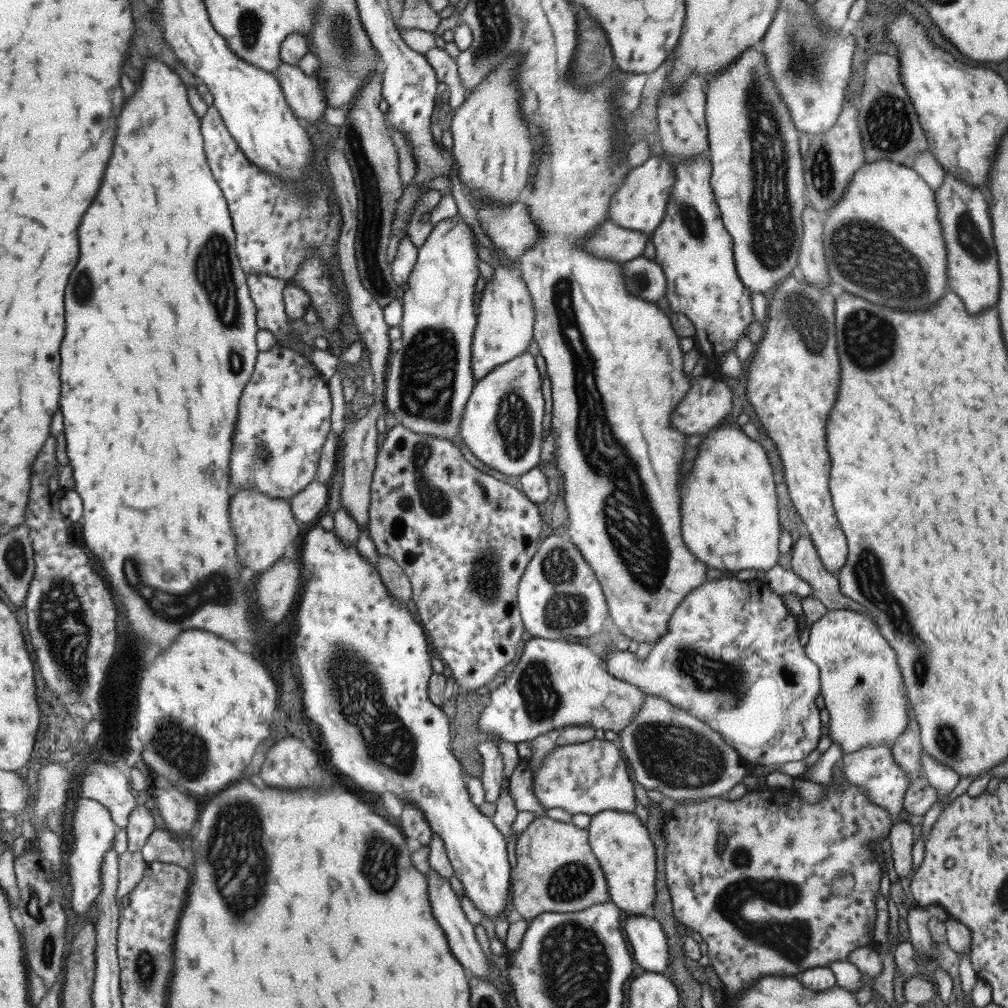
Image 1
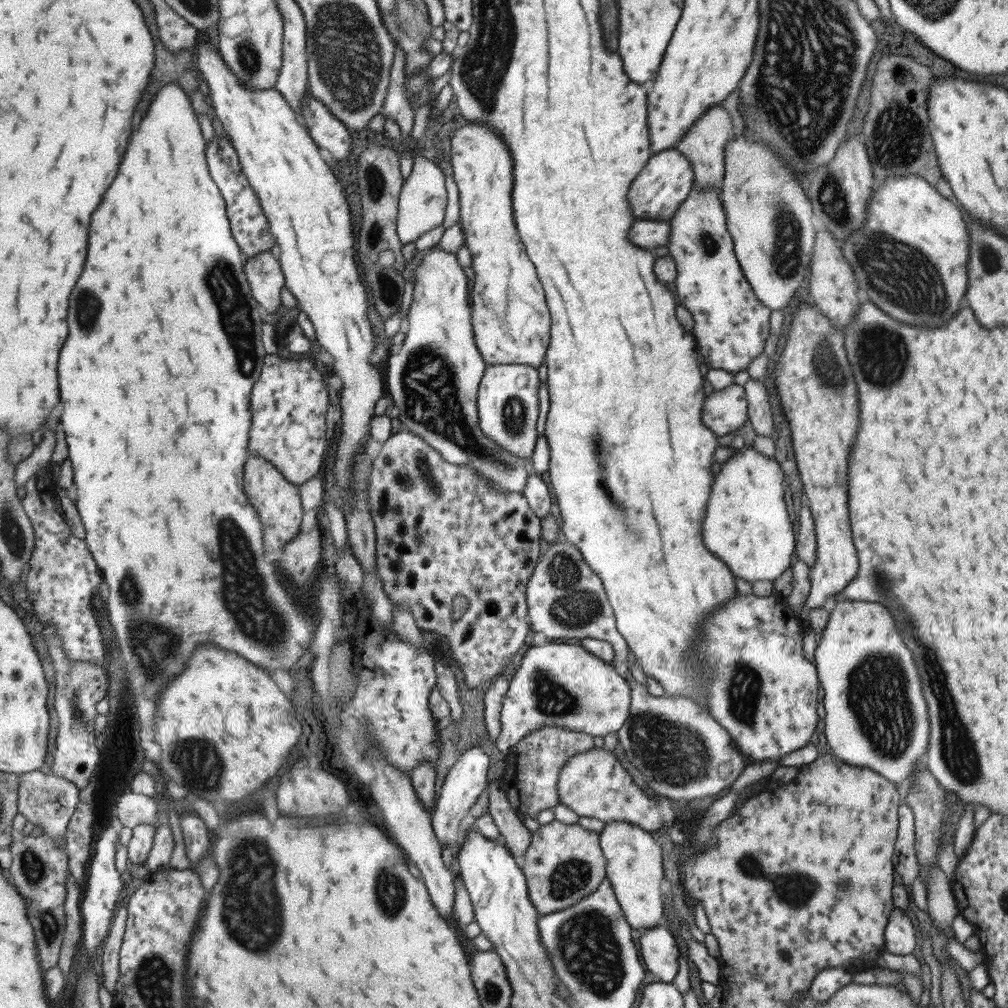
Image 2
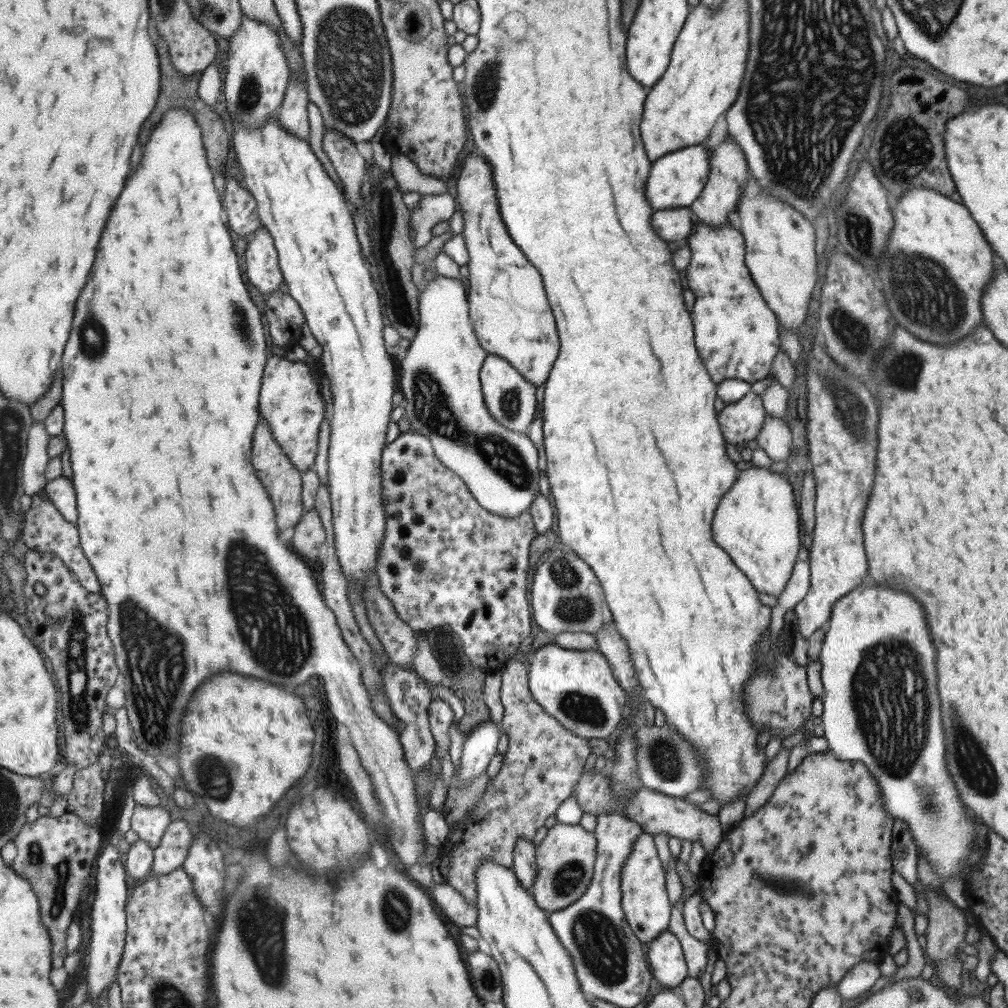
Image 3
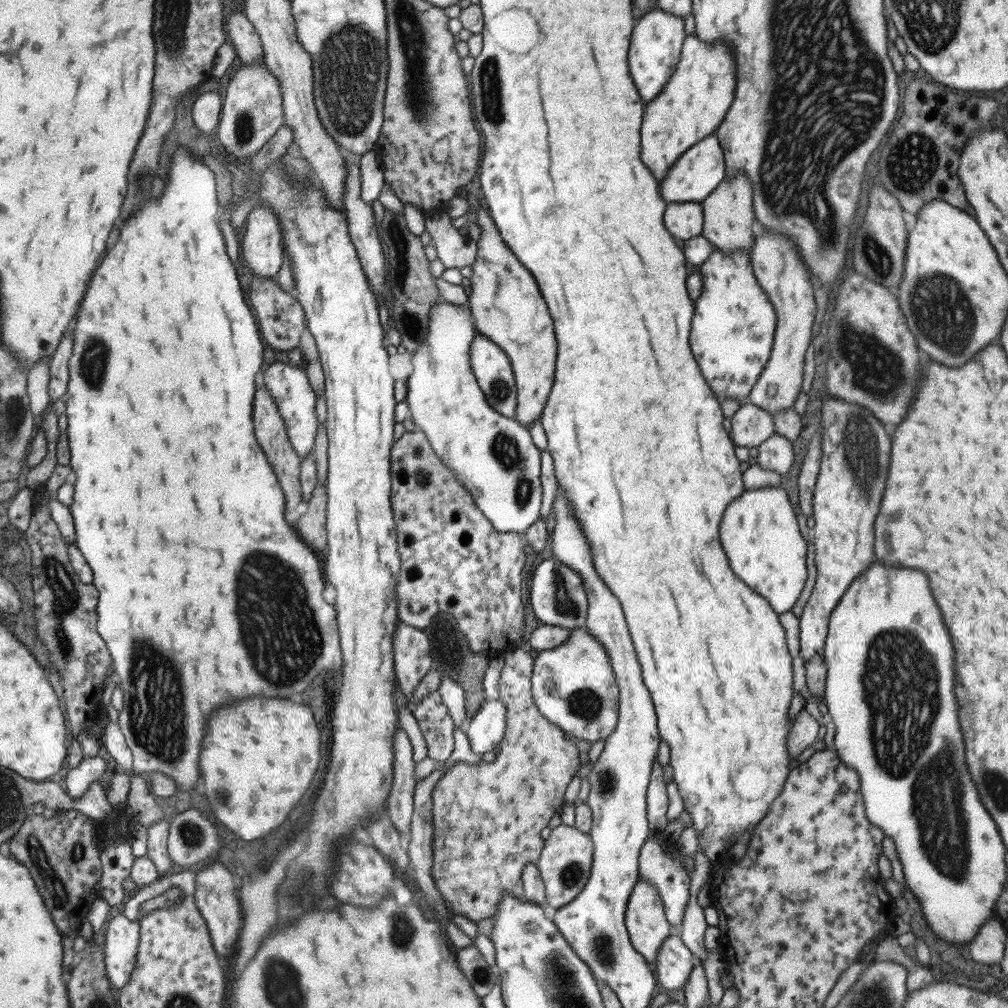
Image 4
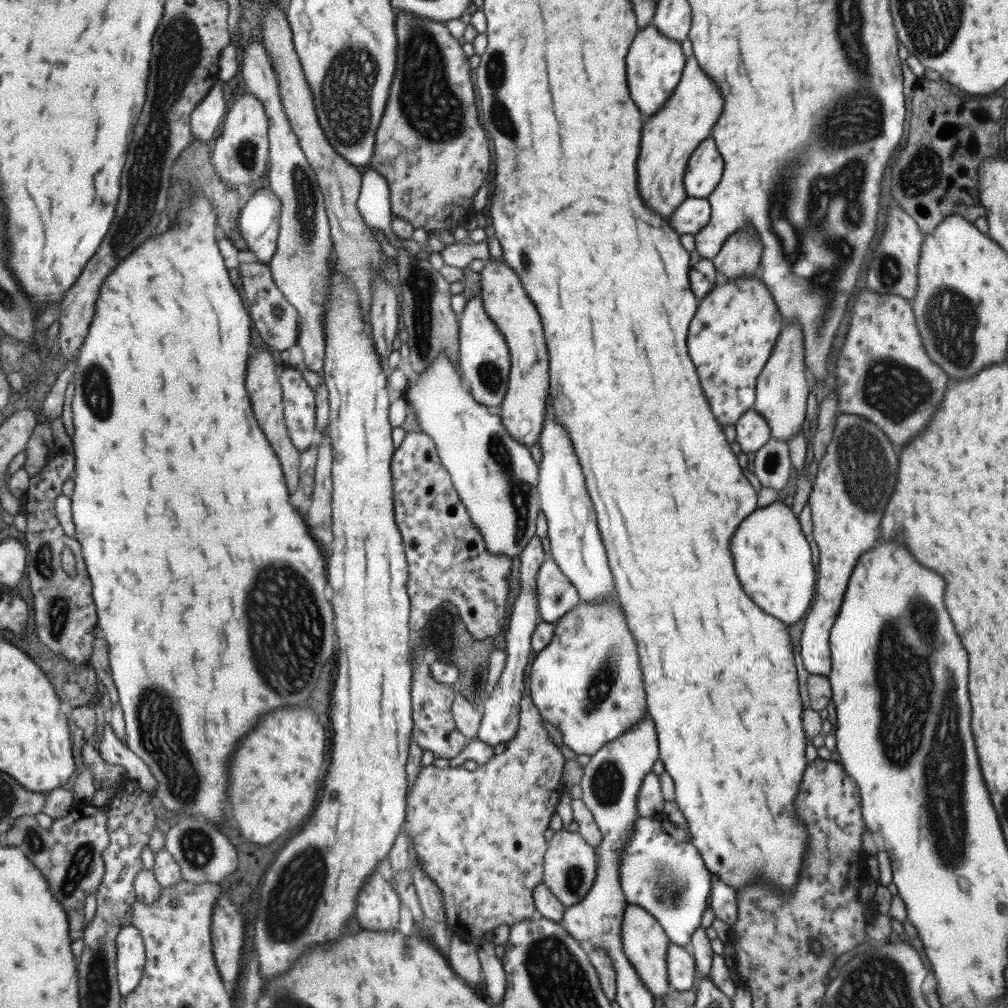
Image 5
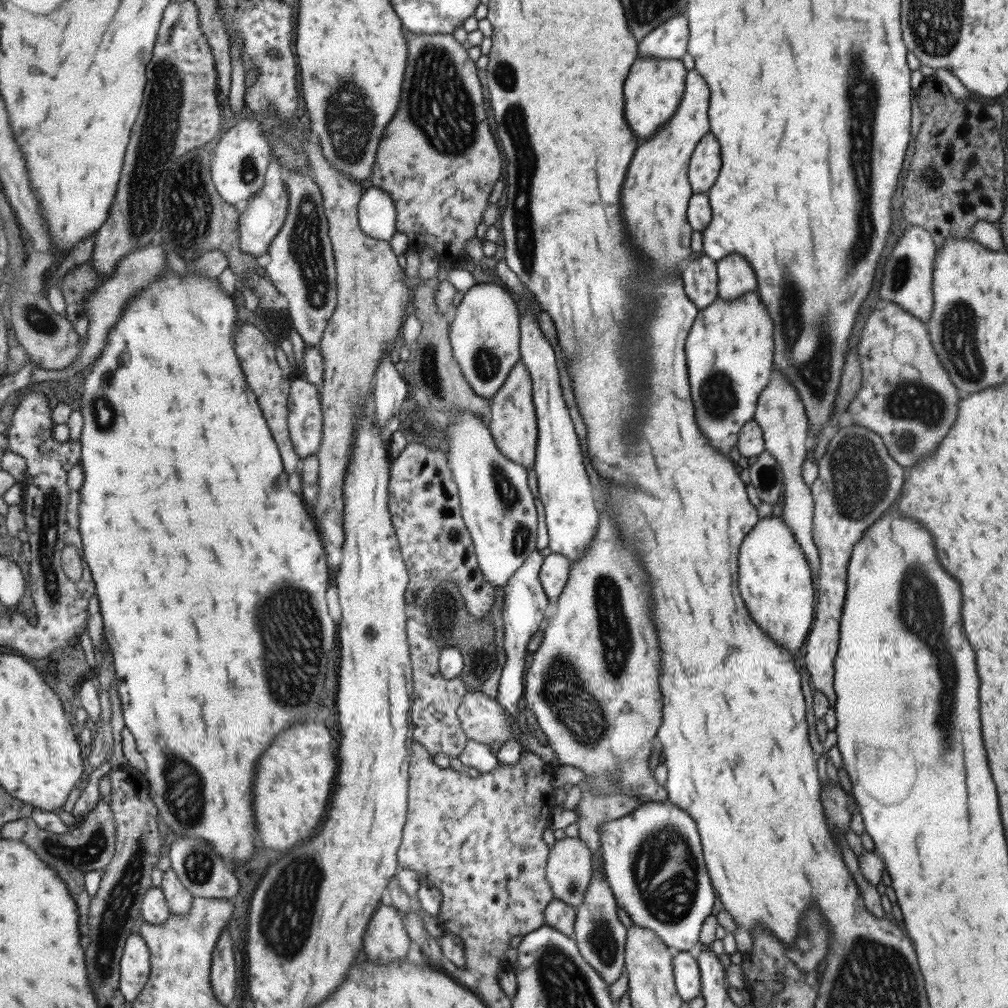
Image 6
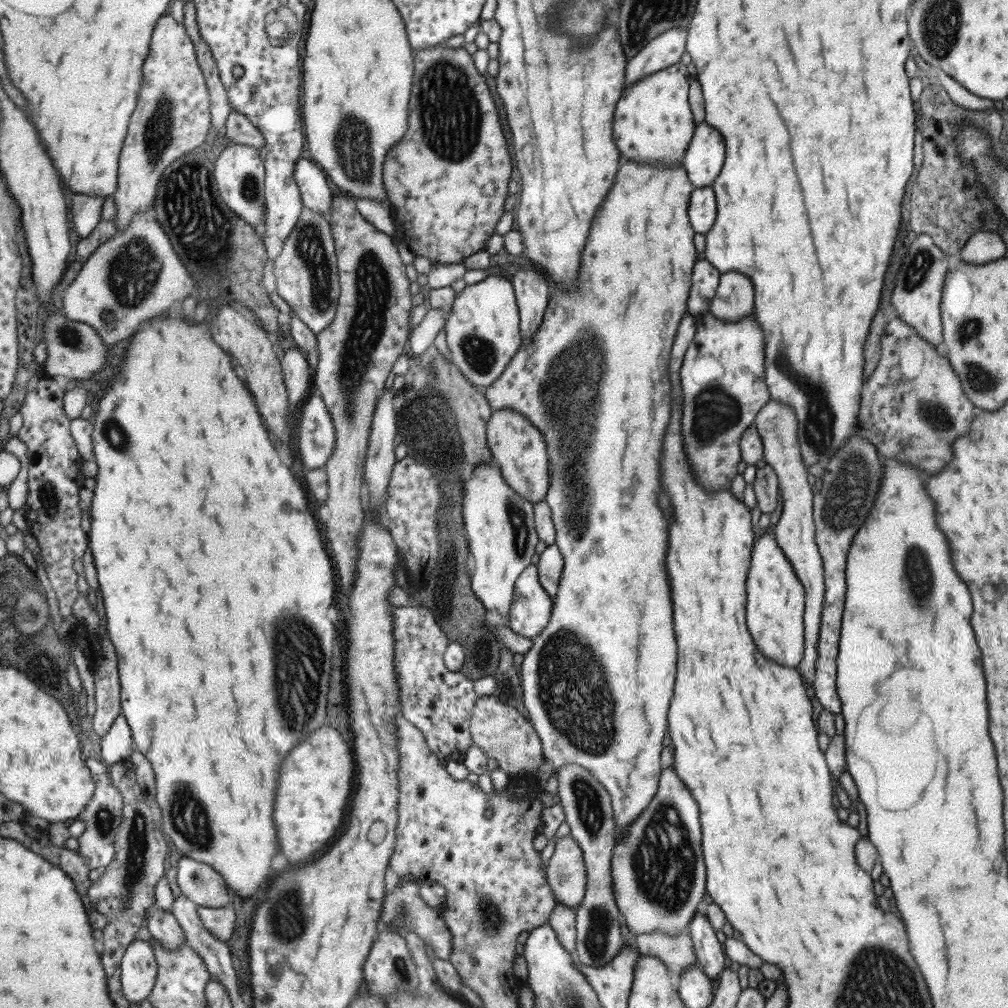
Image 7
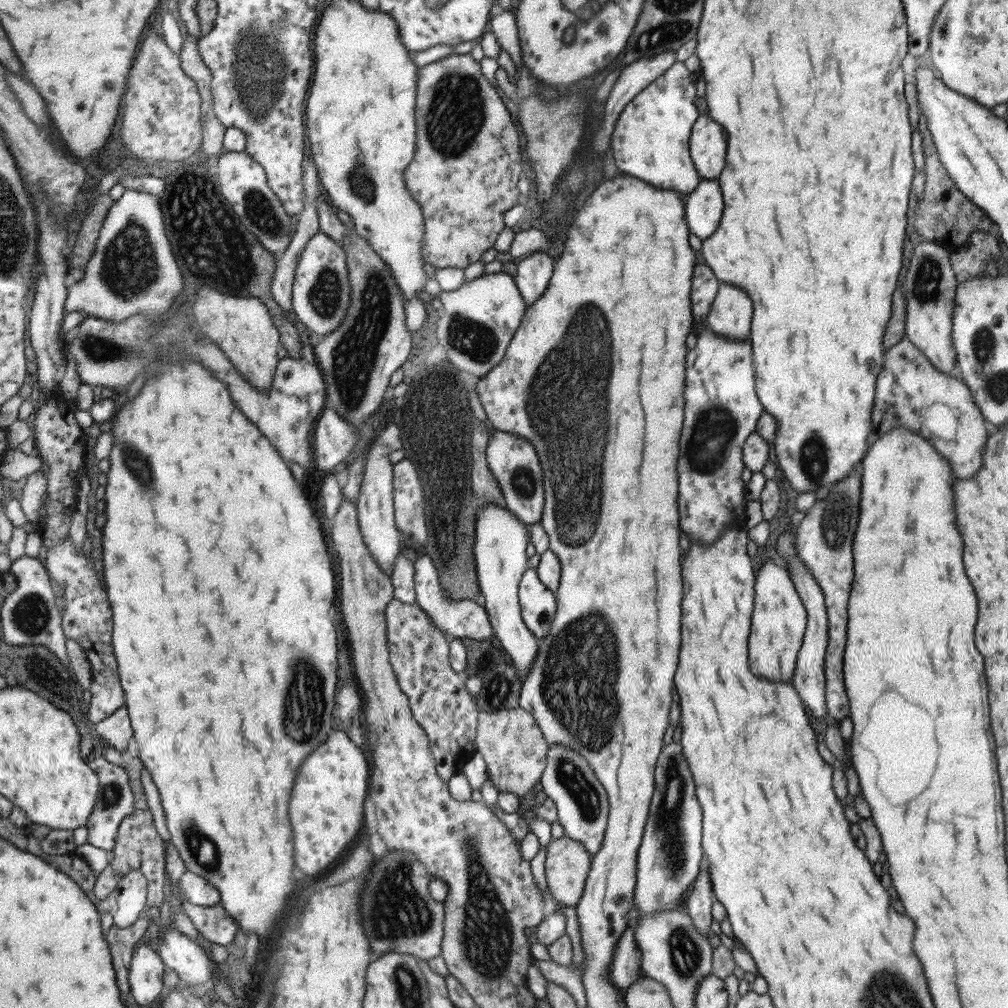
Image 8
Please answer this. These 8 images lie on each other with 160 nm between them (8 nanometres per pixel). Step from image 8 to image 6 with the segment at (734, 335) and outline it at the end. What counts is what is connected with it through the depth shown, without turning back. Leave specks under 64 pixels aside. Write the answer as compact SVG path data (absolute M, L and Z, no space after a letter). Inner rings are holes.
M731 253L716 262L716 287L719 300L735 300L747 292L756 292L756 276L740 254Z

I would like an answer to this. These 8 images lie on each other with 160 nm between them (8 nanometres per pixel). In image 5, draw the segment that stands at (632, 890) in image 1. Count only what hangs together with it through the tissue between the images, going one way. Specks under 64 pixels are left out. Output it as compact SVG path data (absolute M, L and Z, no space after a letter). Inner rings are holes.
M626 905L621 921L621 944L627 960L630 960L652 997L659 998L663 1002L665 995L671 990L666 977L665 953L669 943L667 935L653 916L635 905Z

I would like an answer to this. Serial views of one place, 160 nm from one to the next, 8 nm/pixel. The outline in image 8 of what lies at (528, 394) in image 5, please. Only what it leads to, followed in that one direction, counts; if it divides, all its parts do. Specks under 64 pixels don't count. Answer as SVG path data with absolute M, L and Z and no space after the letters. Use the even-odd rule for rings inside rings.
M495 429L487 448L488 463L504 492L507 506L525 523L542 522L546 507L546 488L542 460L535 445L521 436Z

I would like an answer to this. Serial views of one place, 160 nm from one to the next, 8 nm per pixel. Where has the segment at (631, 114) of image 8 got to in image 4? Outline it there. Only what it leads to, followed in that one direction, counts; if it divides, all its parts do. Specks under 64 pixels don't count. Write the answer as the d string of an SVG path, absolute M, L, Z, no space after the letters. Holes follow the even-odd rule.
M657 6L634 22L626 63L628 76L631 77L643 103L648 103L655 95L658 95L662 86L667 82L668 76L671 76L679 58L683 39L683 19L676 14L662 11Z

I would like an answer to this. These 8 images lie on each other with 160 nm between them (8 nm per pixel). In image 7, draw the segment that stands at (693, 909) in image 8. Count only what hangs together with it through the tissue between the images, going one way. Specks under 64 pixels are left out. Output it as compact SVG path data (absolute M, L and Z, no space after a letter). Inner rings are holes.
M702 907L695 912L695 917L691 919L686 928L692 940L697 965L713 981L727 966L726 956L721 949L722 944L715 937L713 927L703 914Z

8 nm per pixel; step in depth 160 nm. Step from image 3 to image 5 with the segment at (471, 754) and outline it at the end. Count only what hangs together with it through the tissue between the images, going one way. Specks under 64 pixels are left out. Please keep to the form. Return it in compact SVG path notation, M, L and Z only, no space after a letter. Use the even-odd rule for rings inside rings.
M535 535L527 548L521 554L521 591L516 598L511 617L511 626L506 632L506 648L507 664L501 681L495 687L495 690L488 696L484 703L484 712L482 726L478 732L478 739L497 746L501 742L508 743L515 738L519 730L521 718L521 702L523 702L523 688L525 688L525 670L529 666L529 658L531 658L532 636L538 630L537 614L539 614L537 579L540 568L545 563L545 550L543 550L543 542L541 538Z

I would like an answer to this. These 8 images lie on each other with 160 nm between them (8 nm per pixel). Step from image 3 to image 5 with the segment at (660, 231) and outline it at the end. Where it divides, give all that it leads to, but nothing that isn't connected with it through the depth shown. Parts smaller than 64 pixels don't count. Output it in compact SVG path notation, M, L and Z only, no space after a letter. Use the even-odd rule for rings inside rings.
M686 198L671 213L671 229L679 236L695 235L710 220L710 204L706 199Z

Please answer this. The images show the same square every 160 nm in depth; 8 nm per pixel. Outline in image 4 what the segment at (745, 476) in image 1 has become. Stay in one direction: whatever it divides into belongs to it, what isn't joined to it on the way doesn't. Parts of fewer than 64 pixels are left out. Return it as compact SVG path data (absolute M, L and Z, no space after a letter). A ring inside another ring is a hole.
M762 486L744 490L727 504L718 524L720 545L730 569L739 580L767 600L777 614L791 610L807 576L806 542L795 519L796 509L780 486Z

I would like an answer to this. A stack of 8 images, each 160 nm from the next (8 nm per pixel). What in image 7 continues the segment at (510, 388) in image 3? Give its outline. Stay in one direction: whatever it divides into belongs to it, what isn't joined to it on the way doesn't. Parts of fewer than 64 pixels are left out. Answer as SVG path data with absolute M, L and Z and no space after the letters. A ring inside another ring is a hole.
M489 275L483 282L468 285L465 290L457 294L446 322L446 339L454 363L476 387L484 390L491 386L496 380L502 378L510 362L522 348L521 324L520 308L513 281L503 276Z

